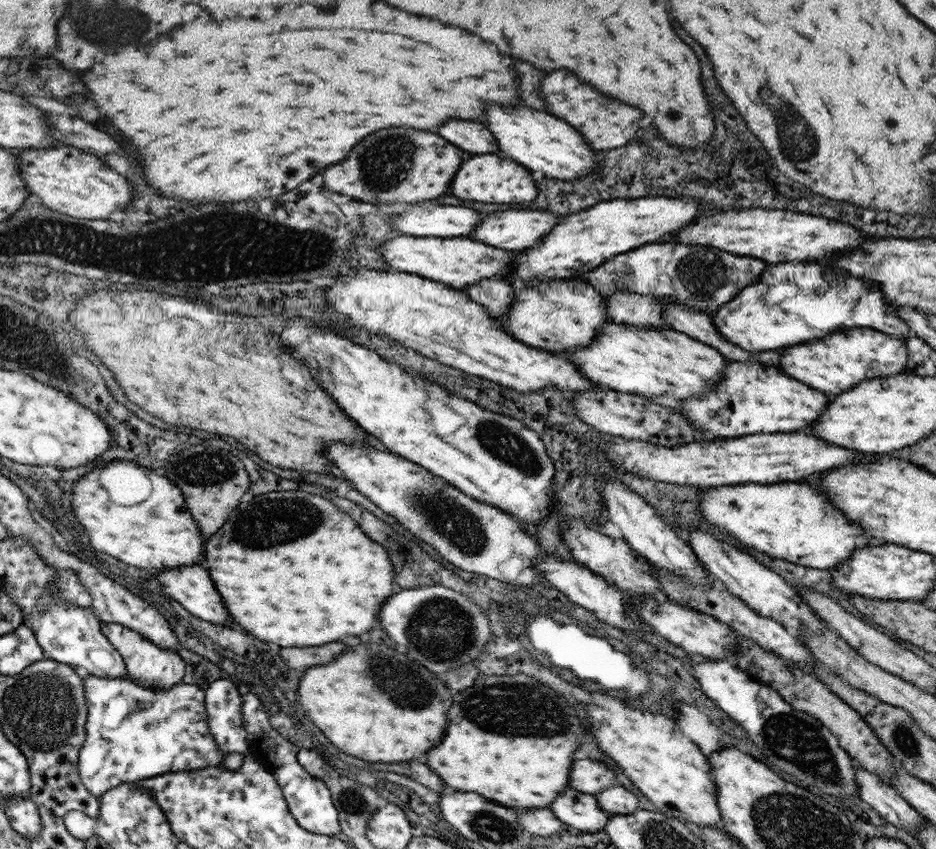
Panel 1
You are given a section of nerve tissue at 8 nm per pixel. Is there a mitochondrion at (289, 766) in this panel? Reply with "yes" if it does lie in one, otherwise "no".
no

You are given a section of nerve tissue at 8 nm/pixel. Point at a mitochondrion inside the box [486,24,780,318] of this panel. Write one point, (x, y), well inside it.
(706, 273)

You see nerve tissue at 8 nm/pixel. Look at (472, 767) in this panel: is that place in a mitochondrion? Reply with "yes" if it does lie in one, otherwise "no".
no

